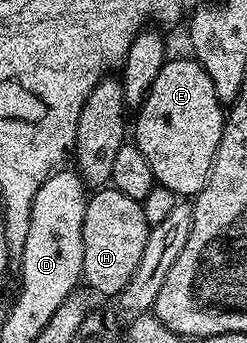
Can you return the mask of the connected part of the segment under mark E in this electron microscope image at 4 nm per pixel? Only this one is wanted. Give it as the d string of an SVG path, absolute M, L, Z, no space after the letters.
M196 58L189 60L166 59L165 64L155 74L155 82L151 82L151 90L145 93L145 100L136 109L137 121L132 121L131 136L137 148L151 165L154 181L167 190L171 190L179 198L195 198L209 181L209 172L213 168L213 159L221 141L221 131L225 125L226 113L215 94L215 86L211 86L211 78L207 78L207 70Z

